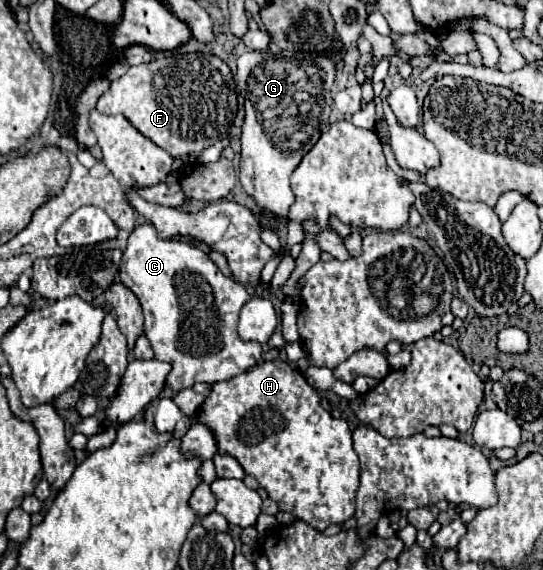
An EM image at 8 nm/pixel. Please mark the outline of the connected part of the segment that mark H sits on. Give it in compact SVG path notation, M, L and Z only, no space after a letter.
M263 361L247 373L213 383L211 395L195 419L207 423L217 437L219 453L235 457L247 475L253 475L281 511L305 521L323 533L333 523L343 523L355 515L355 493L359 489L359 459L353 451L351 431L345 419L335 419L319 403L319 393L307 379L285 361Z

